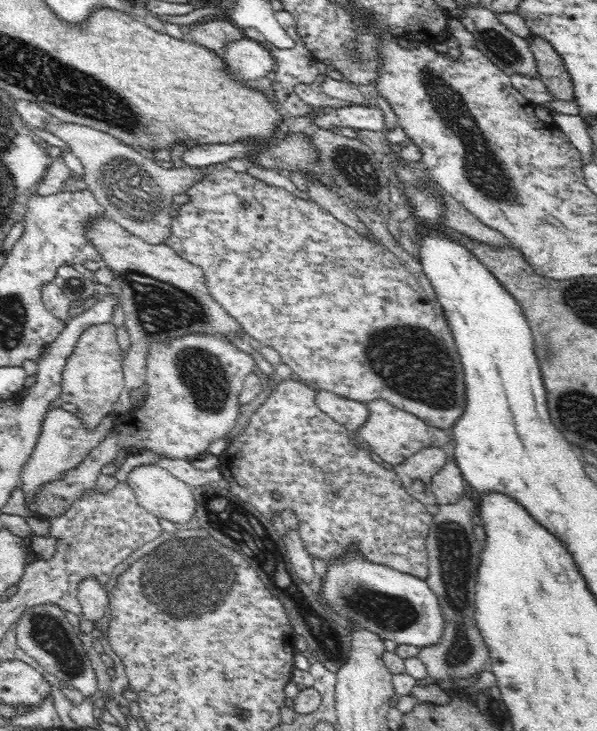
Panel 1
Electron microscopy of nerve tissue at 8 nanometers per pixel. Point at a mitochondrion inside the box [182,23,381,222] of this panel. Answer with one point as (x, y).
(358, 56)

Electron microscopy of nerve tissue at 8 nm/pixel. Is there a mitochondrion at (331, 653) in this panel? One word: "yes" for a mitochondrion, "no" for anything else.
yes

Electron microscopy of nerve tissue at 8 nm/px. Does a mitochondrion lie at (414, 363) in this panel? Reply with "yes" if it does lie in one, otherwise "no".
yes

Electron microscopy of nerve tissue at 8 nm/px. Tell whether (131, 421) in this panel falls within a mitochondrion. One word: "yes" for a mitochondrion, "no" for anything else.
no

